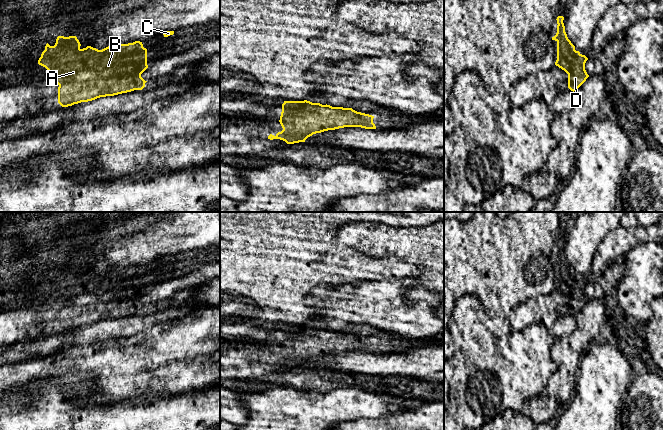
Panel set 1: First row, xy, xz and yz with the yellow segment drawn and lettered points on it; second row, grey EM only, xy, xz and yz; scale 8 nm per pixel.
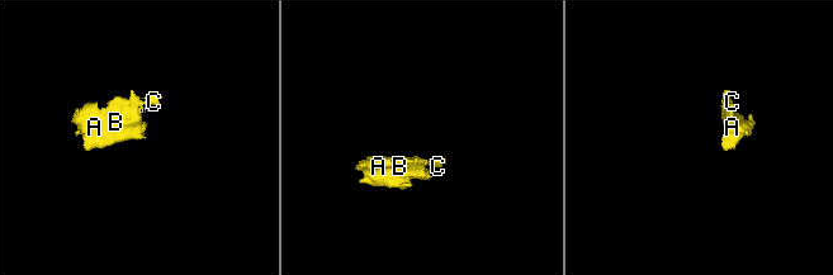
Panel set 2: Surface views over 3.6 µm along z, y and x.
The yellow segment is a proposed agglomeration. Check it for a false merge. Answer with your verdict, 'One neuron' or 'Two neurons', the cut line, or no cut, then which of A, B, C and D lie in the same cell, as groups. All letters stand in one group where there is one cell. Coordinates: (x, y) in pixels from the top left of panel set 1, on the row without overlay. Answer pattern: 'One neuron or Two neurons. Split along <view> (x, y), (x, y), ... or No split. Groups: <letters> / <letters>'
One neuron. No split. Groups: A B C D

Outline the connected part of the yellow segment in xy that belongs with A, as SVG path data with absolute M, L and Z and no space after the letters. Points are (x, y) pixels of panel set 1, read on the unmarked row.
M58 260L54 270L48 267L38 284L45 291L58 311L58 327L62 331L88 326L100 321L114 320L134 314L142 314L145 305L141 298L148 292L147 273L142 266L110 268L98 274L91 270L81 273L76 260Z

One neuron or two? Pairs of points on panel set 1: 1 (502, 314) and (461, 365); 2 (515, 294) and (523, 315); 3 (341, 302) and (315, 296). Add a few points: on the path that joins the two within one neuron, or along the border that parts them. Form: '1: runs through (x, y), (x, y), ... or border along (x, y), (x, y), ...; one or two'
1: border along (493, 323), (495, 327); two
2: border along (541, 294), (519, 303), (512, 311), (510, 325); two
3: runs through (335, 299), (321, 297); one

